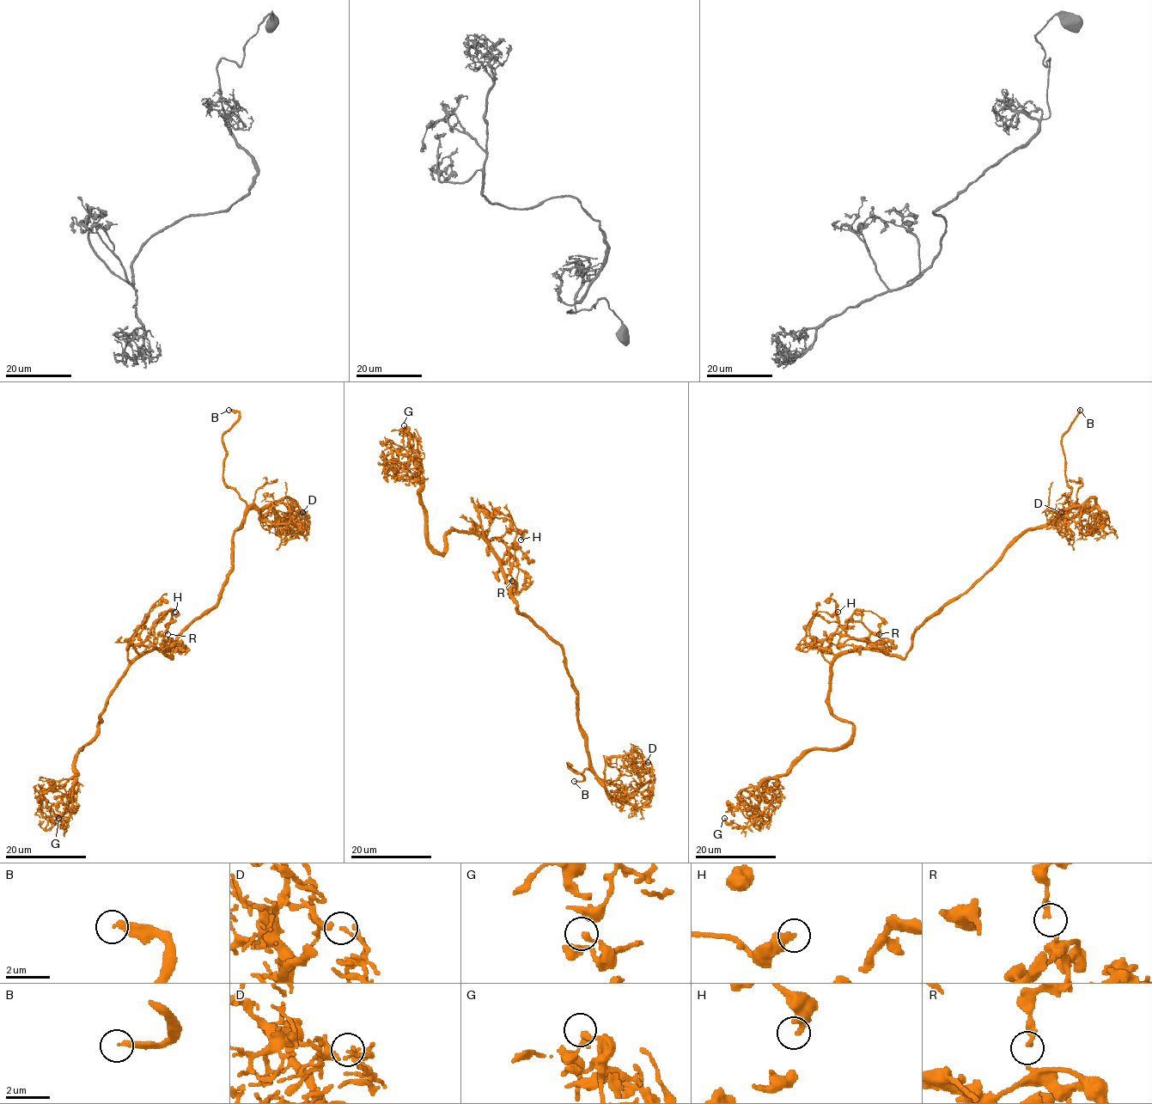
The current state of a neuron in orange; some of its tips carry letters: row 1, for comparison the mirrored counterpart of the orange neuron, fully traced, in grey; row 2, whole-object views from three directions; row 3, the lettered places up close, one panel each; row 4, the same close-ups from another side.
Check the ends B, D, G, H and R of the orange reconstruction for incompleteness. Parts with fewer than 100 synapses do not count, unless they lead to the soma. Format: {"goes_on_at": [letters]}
{"goes_on_at": ["B"]}

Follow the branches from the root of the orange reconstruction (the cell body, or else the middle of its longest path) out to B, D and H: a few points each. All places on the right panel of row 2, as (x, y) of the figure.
B: (905, 657), (911, 635), (928, 619), (964, 594), (1019, 537), (1050, 525), (1069, 506), (1062, 435), (1080, 410)
D: (905, 657), (911, 635), (1019, 537), (1071, 509), (1090, 509), (1094, 500), (1076, 517), (1061, 512)
H: (905, 657), (876, 649), (835, 654), (813, 648), (809, 636), (813, 616), (838, 612)

